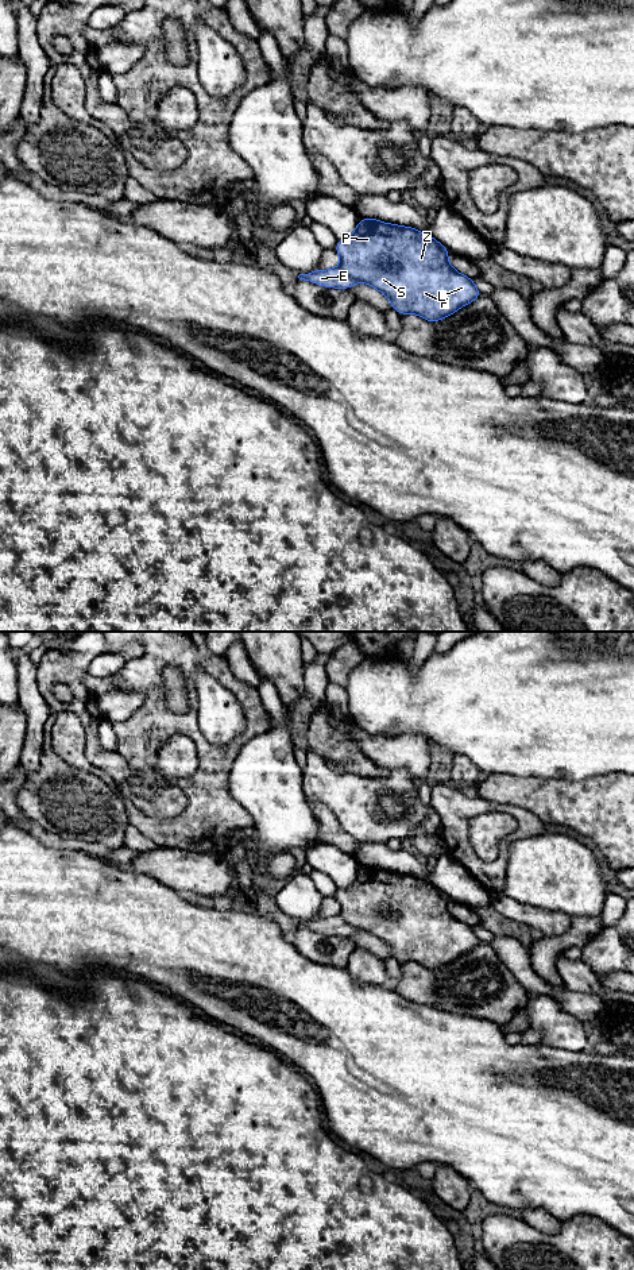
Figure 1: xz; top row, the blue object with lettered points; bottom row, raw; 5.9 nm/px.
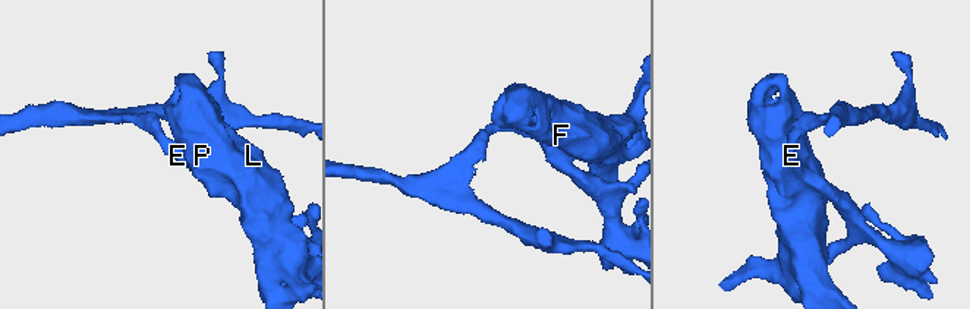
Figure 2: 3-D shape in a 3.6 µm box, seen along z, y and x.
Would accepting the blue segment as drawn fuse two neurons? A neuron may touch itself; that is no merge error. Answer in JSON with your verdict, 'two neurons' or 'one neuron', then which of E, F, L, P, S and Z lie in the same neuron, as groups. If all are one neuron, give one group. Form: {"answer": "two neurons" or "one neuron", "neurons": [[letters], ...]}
{"answer": "two neurons", "neurons": [["E"], ["F", "L", "P", "S", "Z"]]}

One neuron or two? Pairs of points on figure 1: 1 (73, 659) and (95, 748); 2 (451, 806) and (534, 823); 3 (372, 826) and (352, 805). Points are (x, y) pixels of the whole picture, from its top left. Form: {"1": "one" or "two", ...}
{"1": "one", "2": "one", "3": "one"}

